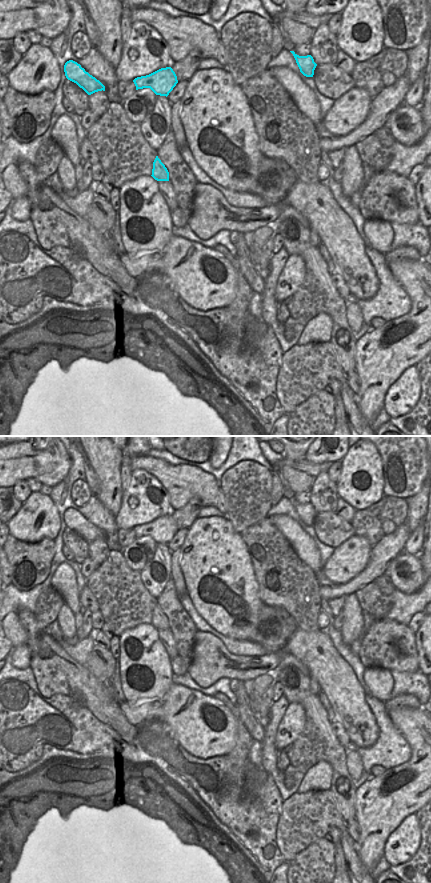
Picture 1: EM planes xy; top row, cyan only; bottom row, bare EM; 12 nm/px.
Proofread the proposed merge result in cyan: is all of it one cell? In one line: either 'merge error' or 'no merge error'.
merge error

